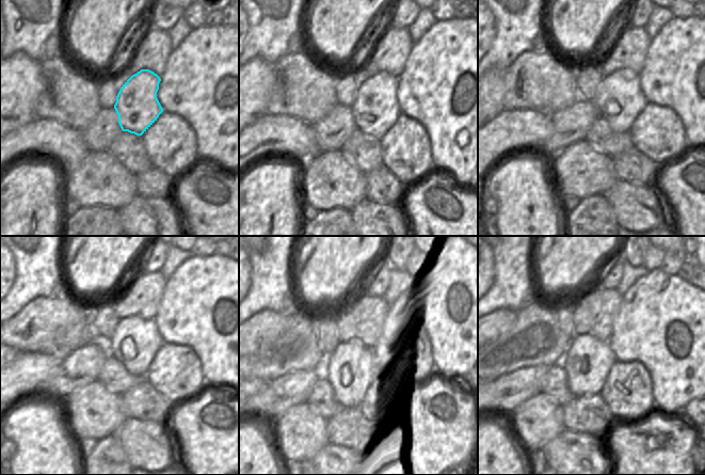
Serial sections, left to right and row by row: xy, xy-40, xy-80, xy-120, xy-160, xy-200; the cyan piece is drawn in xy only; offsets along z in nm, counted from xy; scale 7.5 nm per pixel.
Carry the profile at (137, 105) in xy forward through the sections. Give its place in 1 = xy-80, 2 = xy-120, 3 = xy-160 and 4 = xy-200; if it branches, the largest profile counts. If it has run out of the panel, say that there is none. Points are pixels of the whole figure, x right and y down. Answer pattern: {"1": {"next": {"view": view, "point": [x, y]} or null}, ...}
{"1": {"next": {"view": "xy-80", "point": [618, 100]}}, "2": {"next": {"view": "xy-120", "point": [135, 341]}}, "3": {"next": {"view": "xy-160", "point": [351, 365]}}, "4": {"next": {"view": "xy-200", "point": [588, 360]}}}

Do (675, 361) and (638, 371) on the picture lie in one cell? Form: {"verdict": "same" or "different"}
{"verdict": "different"}

